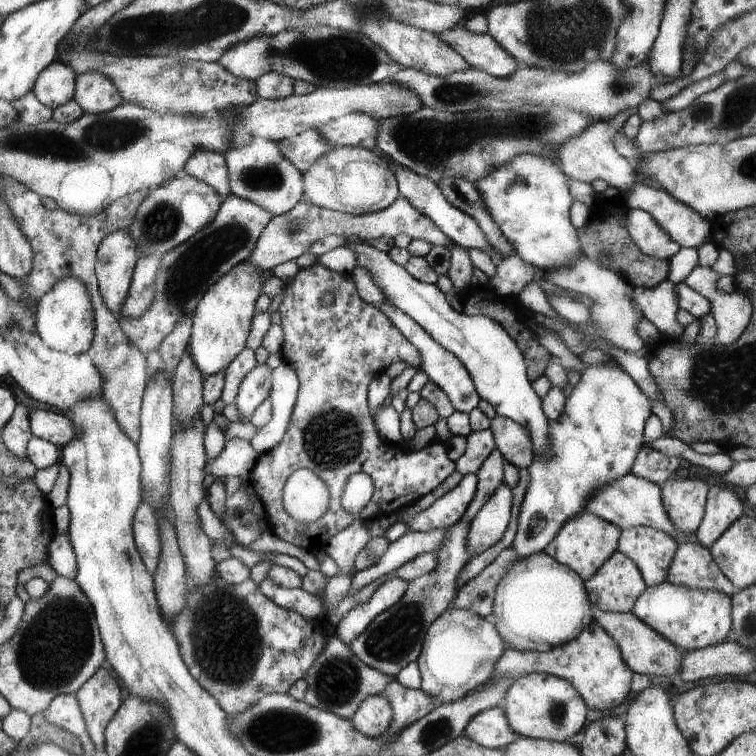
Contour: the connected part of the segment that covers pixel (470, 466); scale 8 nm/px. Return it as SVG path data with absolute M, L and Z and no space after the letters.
M491 426L481 430L481 432L469 432L467 434L467 452L455 462L457 472L467 476L467 474L477 474L487 456L497 448L495 436Z

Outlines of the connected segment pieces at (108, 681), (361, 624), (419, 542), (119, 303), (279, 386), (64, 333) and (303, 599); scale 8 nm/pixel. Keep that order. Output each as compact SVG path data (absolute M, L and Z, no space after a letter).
M103 664L73 694L79 700L79 706L85 716L91 740L95 742L95 748L103 750L105 730L107 730L109 722L115 718L117 710L123 706L123 690L121 690L117 678L109 670L109 666Z
M397 576L385 580L365 604L357 604L353 610L349 610L333 630L333 636L337 636L343 644L353 642L365 628L367 624L377 616L389 610L407 590L407 580L401 580Z
M431 530L427 534L421 532L405 532L401 538L391 542L385 550L385 554L367 570L361 570L353 576L351 588L353 592L365 588L369 582L377 580L383 574L389 574L403 566L407 560L413 560L419 554L433 554L437 546L441 544L441 538L447 530Z
M127 230L113 232L101 242L97 250L95 276L99 280L99 292L105 306L117 318L123 310L123 304L127 302L137 260L139 252L135 248L135 238L131 238Z
M281 360L281 364L271 370L271 378L271 420L263 428L259 428L257 434L249 440L257 454L269 452L283 440L299 392L299 376L287 360Z
M67 278L53 286L53 290L39 300L35 320L37 334L47 348L61 354L85 354L89 350L93 340L93 308L87 296L87 288L79 280Z
M265 578L261 584L259 584L259 590L271 598L273 602L277 602L281 608L287 608L287 610L293 610L293 612L299 612L301 616L305 616L307 620L311 620L315 616L315 610L321 608L323 600L321 596L313 596L309 592L305 592L303 588L285 588L285 586L279 586L275 584L273 580Z

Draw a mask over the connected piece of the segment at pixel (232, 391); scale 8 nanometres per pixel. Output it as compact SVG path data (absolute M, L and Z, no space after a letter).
M243 348L237 358L223 370L225 374L225 384L223 384L223 394L221 394L221 402L231 406L239 394L239 386L243 382L243 378L247 376L247 372L251 372L257 366L257 356L255 350L251 348Z

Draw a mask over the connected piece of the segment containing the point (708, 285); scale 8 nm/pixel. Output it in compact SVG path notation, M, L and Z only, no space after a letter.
M699 264L689 272L689 276L683 280L691 290L699 292L703 300L709 306L711 316L715 318L717 334L711 342L717 346L729 346L733 344L743 330L747 328L751 320L751 302L747 296L735 292L719 292L715 282L719 280L719 274L715 274L711 268L701 268Z

